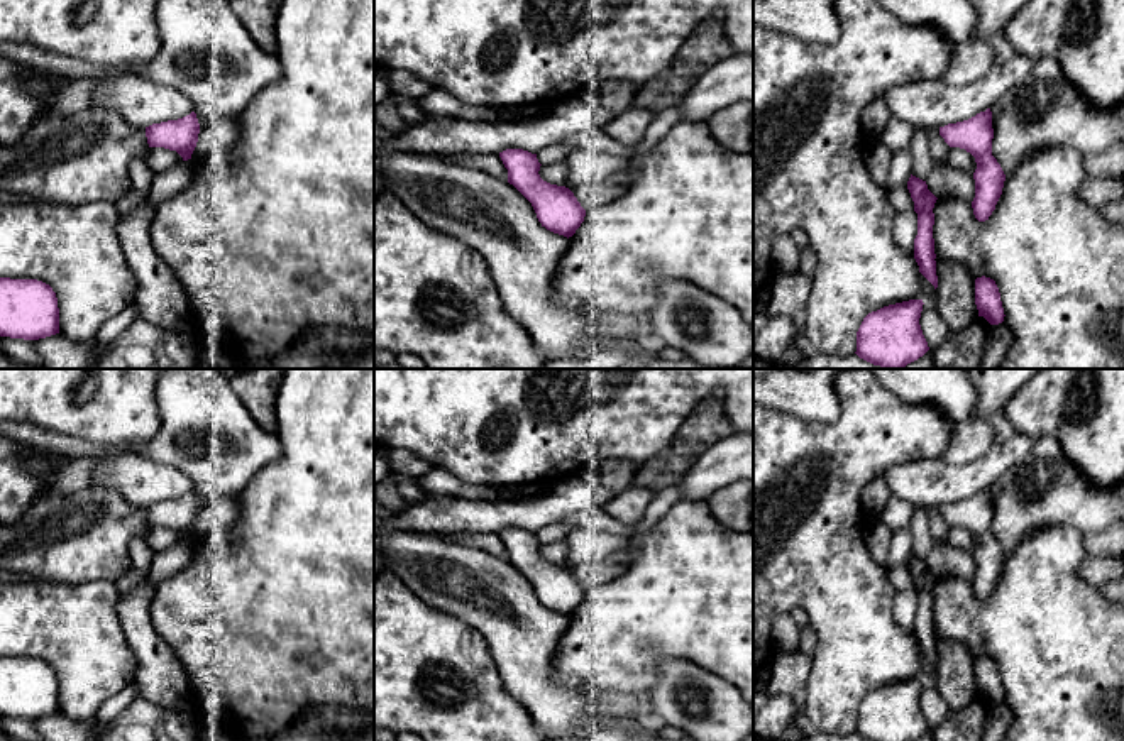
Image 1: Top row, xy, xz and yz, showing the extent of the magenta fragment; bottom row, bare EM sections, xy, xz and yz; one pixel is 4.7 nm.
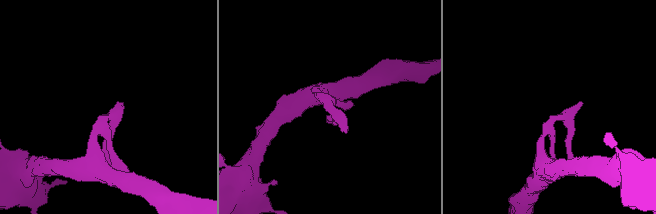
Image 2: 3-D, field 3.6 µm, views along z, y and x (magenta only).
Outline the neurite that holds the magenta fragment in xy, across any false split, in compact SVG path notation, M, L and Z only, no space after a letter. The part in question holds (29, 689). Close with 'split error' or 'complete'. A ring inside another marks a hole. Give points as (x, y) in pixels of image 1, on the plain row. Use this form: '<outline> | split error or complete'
M0 656L0 716L39 719L59 712L52 667L37 658Z | complete

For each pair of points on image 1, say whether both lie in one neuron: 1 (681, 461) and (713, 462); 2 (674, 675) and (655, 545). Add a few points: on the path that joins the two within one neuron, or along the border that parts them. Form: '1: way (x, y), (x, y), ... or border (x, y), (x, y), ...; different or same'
1: border (728, 437), (715, 442), (677, 484); different
2: border (710, 670), (664, 658), (650, 692); different

